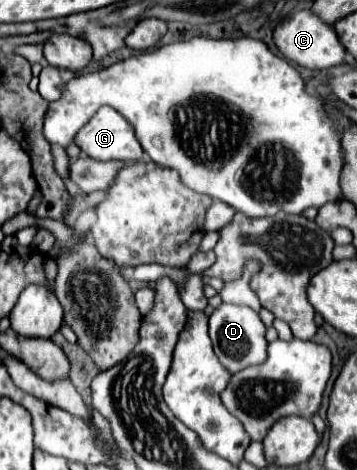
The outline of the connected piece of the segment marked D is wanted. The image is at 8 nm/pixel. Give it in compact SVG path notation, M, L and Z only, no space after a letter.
M221 303L209 317L209 337L213 341L215 355L231 373L241 371L241 367L249 367L251 363L263 363L263 359L267 359L265 325L251 307Z

